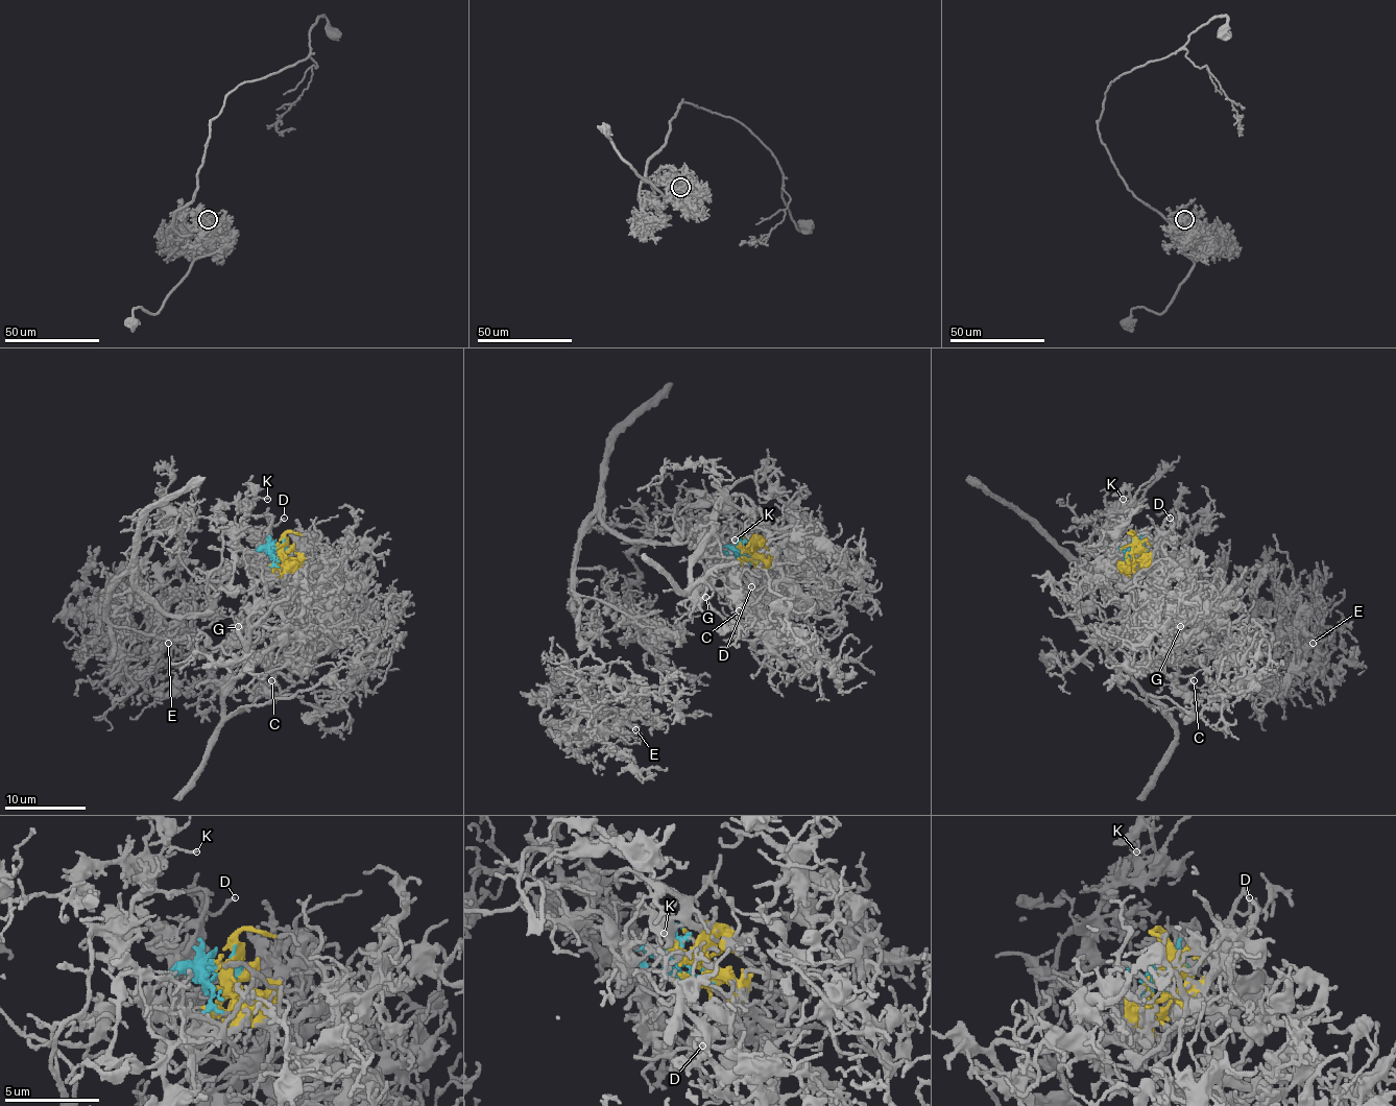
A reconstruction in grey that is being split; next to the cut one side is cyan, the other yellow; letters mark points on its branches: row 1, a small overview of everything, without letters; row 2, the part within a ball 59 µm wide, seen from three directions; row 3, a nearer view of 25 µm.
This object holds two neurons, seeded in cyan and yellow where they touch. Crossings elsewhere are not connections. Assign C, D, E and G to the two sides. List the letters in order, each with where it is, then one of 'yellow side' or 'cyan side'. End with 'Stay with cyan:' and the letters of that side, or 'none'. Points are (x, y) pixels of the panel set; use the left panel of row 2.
C: place (271, 680); yellow side
D: place (284, 518); cyan side
E: place (168, 643); cyan side
G: place (238, 626); yellow side
Stay with cyan: D, E

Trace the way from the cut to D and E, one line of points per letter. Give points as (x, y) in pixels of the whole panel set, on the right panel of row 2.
D: (1134, 546), (1138, 548), (1148, 546), (1171, 518)
E: (1134, 546), (1108, 595), (1124, 615), (1098, 574), (1164, 606), (1199, 657), (1246, 681), (1286, 635), (1313, 643)

